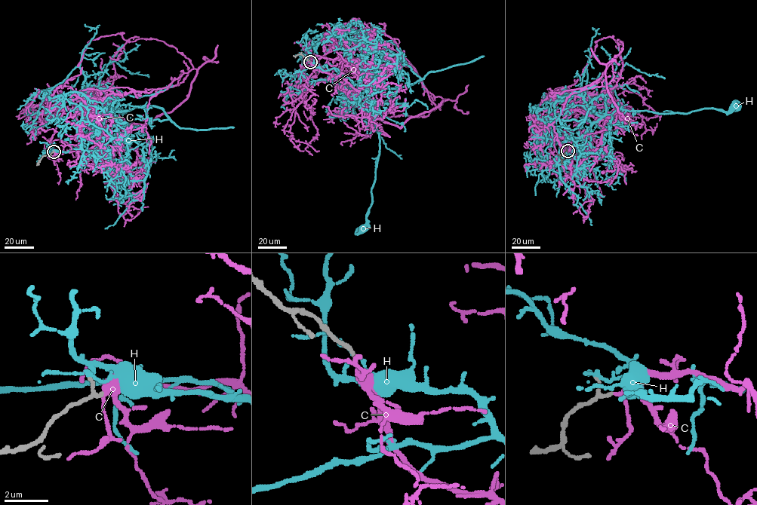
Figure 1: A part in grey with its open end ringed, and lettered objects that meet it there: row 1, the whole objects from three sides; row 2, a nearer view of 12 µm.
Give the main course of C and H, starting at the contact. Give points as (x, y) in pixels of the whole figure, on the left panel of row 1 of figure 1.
C: (53, 151), (93, 154), (106, 151), (96, 138), (139, 129), (149, 99), (187, 74), (183, 61)
H: (53, 151), (91, 151), (104, 127), (126, 142), (101, 145), (115, 125), (84, 139), (68, 123), (60, 139)

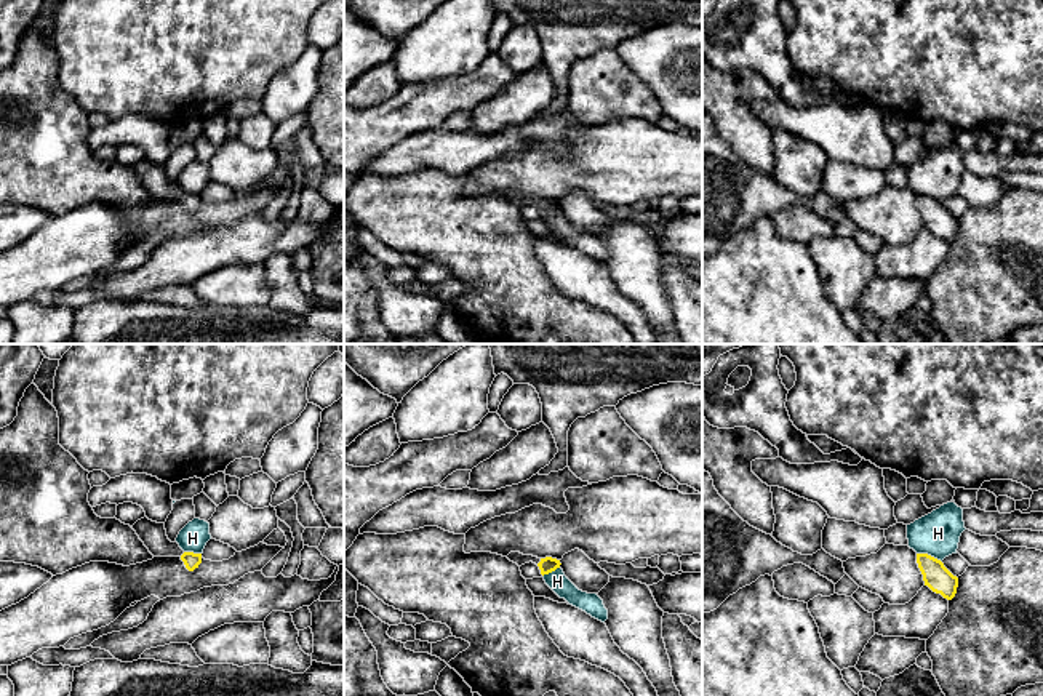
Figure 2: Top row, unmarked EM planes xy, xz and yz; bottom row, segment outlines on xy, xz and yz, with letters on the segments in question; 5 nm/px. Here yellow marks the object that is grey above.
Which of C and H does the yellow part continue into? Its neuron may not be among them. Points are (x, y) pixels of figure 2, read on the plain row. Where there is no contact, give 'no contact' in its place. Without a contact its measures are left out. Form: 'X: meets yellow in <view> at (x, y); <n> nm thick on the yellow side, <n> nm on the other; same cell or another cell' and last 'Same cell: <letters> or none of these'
C: no contact; same cell
H: meets yellow in yz at (930, 197); 140 nm thick on the yellow side, 220 nm on the other; another cell
Same cell: C

